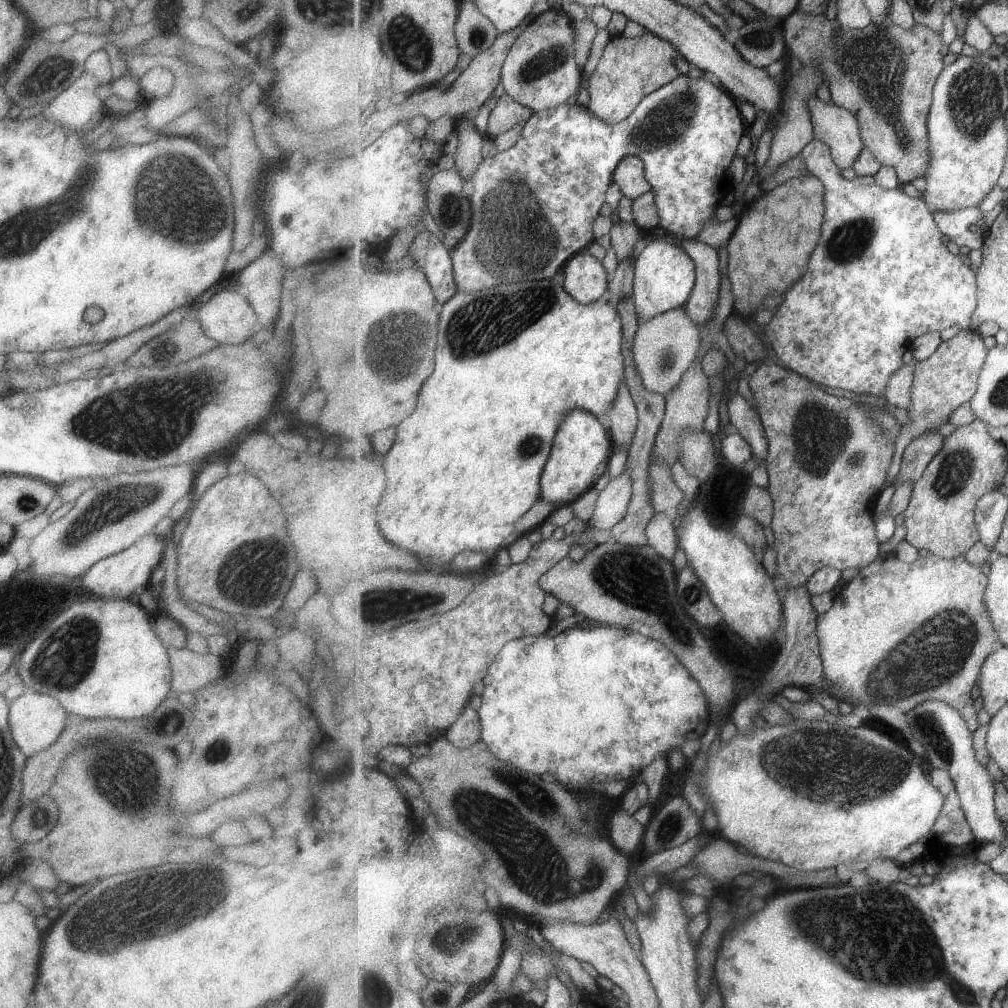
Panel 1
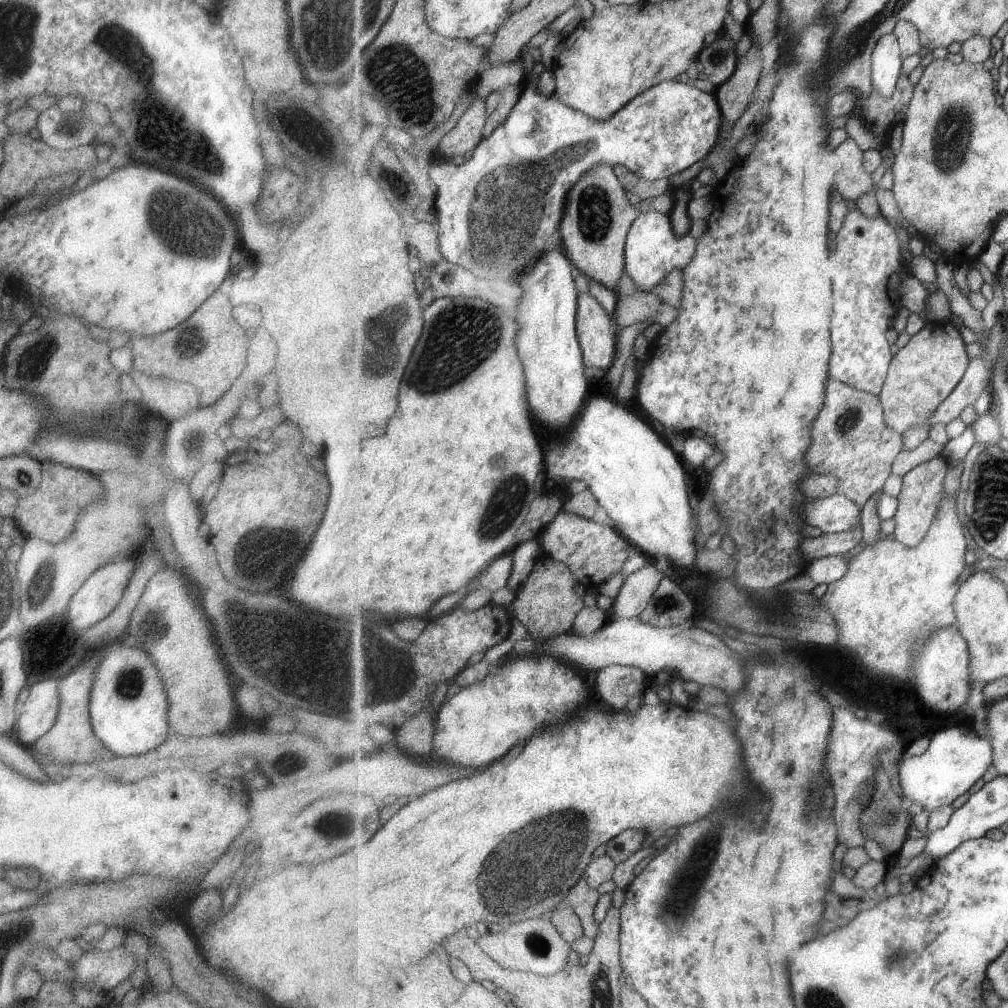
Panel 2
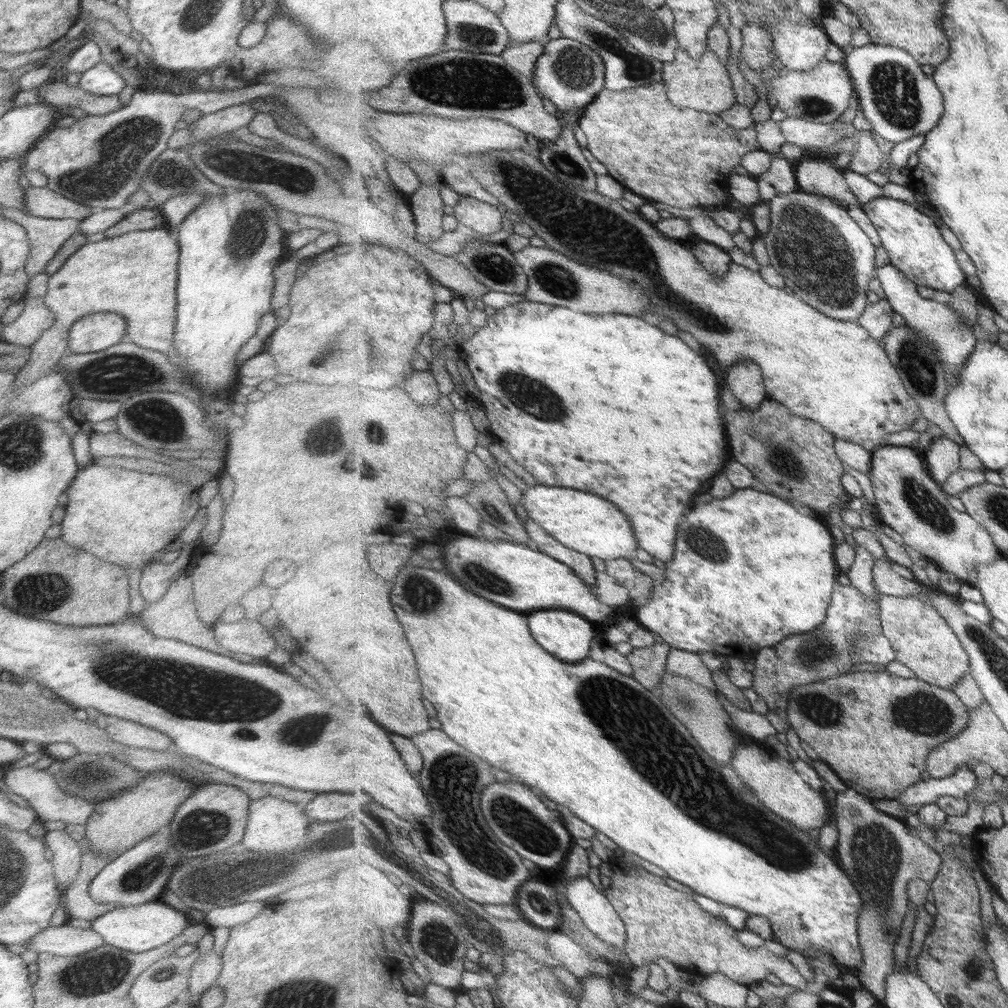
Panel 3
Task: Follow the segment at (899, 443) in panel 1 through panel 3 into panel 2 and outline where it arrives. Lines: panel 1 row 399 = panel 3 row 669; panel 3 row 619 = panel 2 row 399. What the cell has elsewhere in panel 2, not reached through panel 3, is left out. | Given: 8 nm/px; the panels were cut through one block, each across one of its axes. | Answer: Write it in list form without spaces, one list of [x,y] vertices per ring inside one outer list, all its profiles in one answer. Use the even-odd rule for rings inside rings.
[[[929,320],[921,332],[894,354],[888,379],[880,394],[885,422],[891,430],[905,434],[915,426],[927,424],[939,404],[943,404],[959,386],[969,368],[971,358],[966,344],[962,332],[950,320]]]

